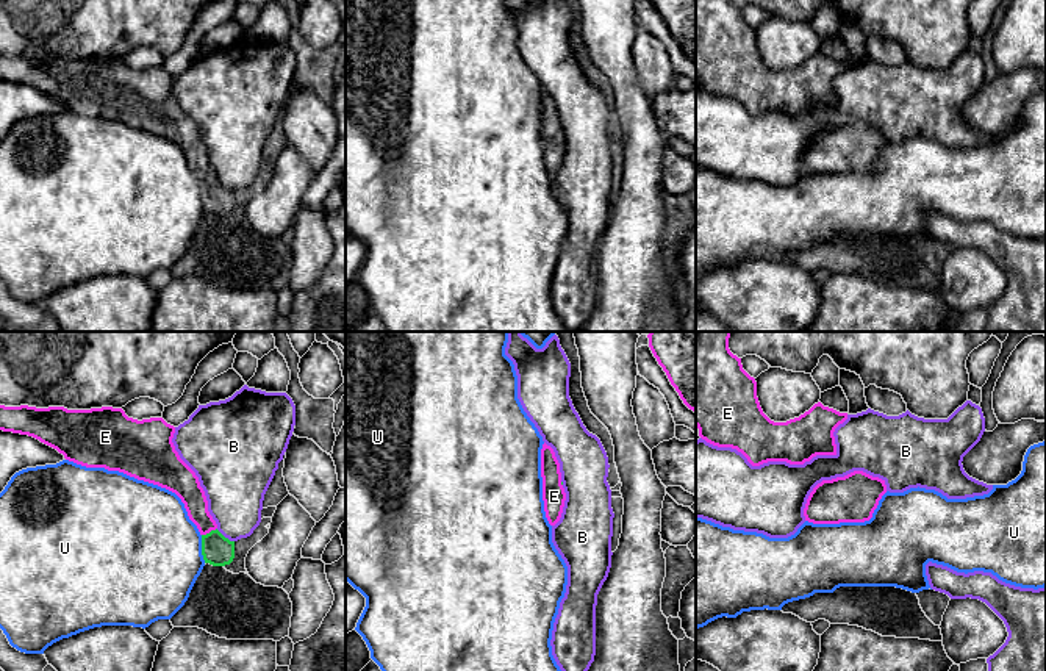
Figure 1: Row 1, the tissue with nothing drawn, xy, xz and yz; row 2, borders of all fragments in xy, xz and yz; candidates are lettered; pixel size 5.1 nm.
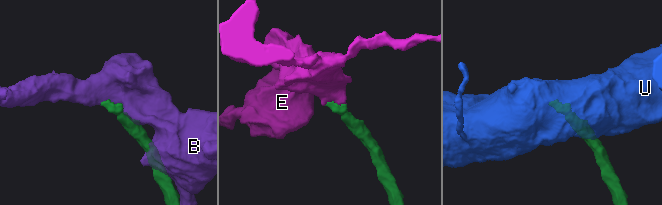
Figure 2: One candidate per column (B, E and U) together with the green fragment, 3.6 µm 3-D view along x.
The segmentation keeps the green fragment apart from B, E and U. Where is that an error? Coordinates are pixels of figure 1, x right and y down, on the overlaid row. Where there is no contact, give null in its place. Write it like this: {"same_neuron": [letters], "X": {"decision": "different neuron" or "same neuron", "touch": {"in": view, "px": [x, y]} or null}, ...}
{"same_neuron": ["E"], "B": {"decision": "different neuron", "touch": {"in": "xy", "px": [224, 537]}}, "E": {"decision": "same neuron", "touch": {"in": "xy", "px": [210, 532]}}, "U": {"decision": "different neuron", "touch": {"in": "xy", "px": [202, 549]}}}

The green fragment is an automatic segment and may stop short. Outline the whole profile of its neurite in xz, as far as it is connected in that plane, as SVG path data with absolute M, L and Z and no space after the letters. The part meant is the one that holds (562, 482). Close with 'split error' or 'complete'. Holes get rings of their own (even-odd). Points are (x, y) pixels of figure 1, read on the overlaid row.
M546 443L541 449L543 501L546 518L555 526L563 513L566 493L561 482L560 463L555 452Z; split error

